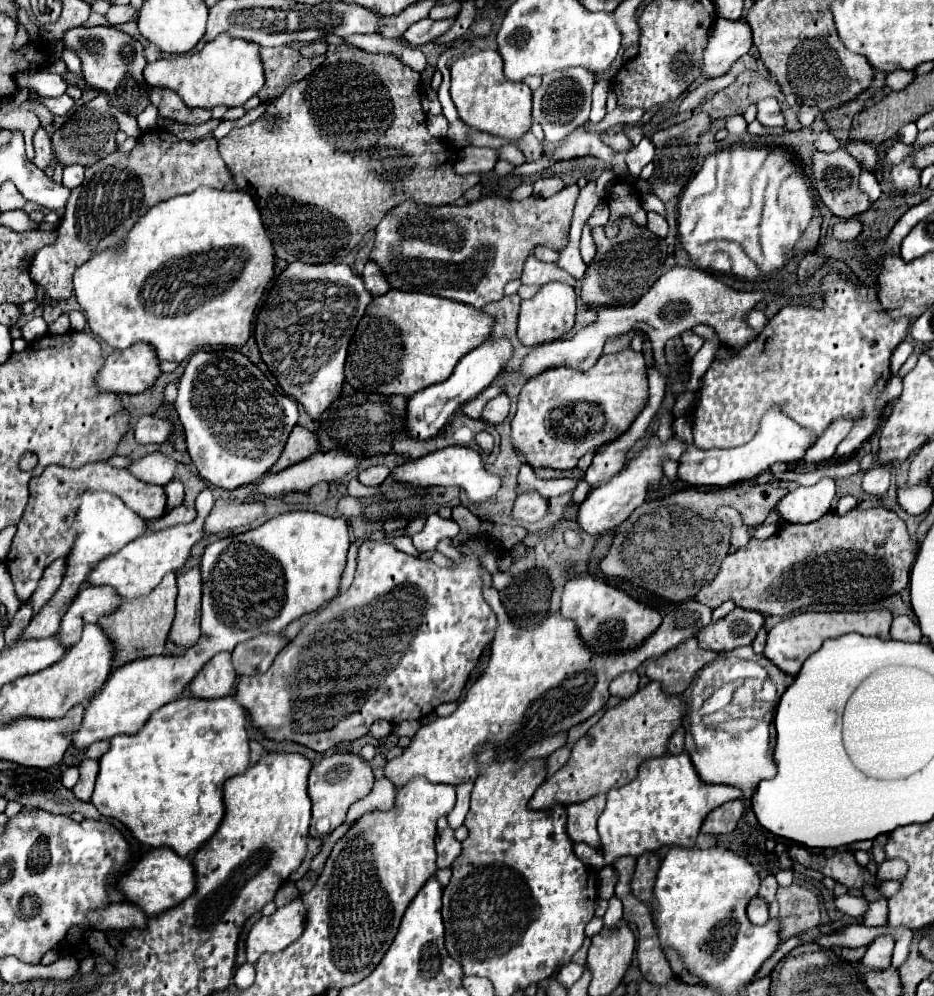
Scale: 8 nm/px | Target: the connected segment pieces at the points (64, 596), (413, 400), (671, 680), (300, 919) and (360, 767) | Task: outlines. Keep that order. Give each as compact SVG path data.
M85 490L81 492L79 498L79 506L73 518L73 534L75 534L75 542L71 552L67 554L67 570L63 576L63 582L59 586L59 590L53 594L53 598L43 606L43 610L39 614L35 614L31 618L31 624L27 626L27 630L23 632L21 638L51 638L57 630L59 630L59 622L61 616L65 614L65 610L69 608L73 596L77 596L79 586L87 580L89 572L105 558L111 556L113 552L117 552L121 546L125 546L129 540L135 540L137 536L145 534L145 520L135 514L131 508L127 508L121 498L109 494L109 492L93 492L93 490Z
M507 336L489 338L485 344L477 346L473 352L469 352L465 358L461 358L459 364L455 366L455 372L445 382L433 384L433 386L413 394L407 404L409 434L417 440L433 438L449 422L451 414L455 414L463 402L475 398L481 390L485 390L501 374L501 370L505 368L505 364L513 356L513 350L515 350L515 346L511 344L511 340Z
M689 638L677 648L669 650L667 654L649 662L645 674L649 680L659 682L665 694L675 696L675 694L681 694L689 686L697 670L709 664L715 656L717 652L703 650L697 646L695 638Z
M293 900L281 908L277 908L271 916L261 916L257 920L245 940L247 962L255 964L255 960L265 952L285 950L291 942L295 942L305 928L305 906L301 900Z
M335 752L331 756L323 756L311 770L309 774L309 798L313 802L313 818L311 818L311 836L319 836L315 830L315 824L321 818L329 818L329 826L331 830L335 830L337 826L343 824L345 814L349 810L349 806L357 800L361 800L363 796L367 796L373 788L373 770L369 766L367 760L363 760L359 754L353 752Z

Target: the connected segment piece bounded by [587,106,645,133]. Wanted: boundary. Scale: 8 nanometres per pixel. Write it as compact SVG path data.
M617 106L613 112L607 112L599 123L588 122L587 129L591 132L607 132L617 125L639 122L643 114L645 114L643 108L621 108L621 106Z

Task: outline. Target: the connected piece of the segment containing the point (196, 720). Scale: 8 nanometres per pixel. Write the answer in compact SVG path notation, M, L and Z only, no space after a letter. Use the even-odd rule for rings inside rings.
M223 696L223 698L213 698L213 700L177 698L169 704L165 704L161 710L157 710L149 718L145 728L139 730L137 734L133 734L133 736L113 736L109 740L109 750L99 758L99 776L97 776L97 782L95 782L95 792L91 796L91 802L95 800L95 806L99 808L99 812L103 816L117 818L119 822L123 822L141 844L151 846L151 848L169 846L181 858L191 858L197 852L197 848L201 848L217 832L217 828L219 828L219 824L225 816L225 804L223 804L223 784L225 784L225 780L235 776L235 774L243 774L247 766L249 766L249 738L247 738L247 730L245 730L245 708L233 696Z

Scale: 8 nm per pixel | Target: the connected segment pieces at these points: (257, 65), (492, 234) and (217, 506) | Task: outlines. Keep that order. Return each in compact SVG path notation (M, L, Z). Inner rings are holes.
M221 34L215 40L207 42L199 52L181 54L171 60L159 58L155 62L149 62L143 70L143 76L151 88L169 88L177 92L189 108L213 108L219 104L227 108L243 106L265 84L259 46L231 38L227 34Z
M571 184L551 198L531 196L521 202L491 196L467 206L427 206L405 200L403 204L397 204L377 226L375 246L369 258L381 268L391 288L433 294L471 304L475 308L483 308L487 302L503 298L505 284L521 276L523 262L535 246L549 246L555 250L565 248L577 196L579 188L577 184ZM469 270L475 270L477 276L469 276Z
M217 498L205 524L203 530L207 534L219 534L223 530L231 530L231 528L239 528L239 526L247 526L251 524L257 516L263 514L263 504L259 502L237 502L237 500L223 500Z

